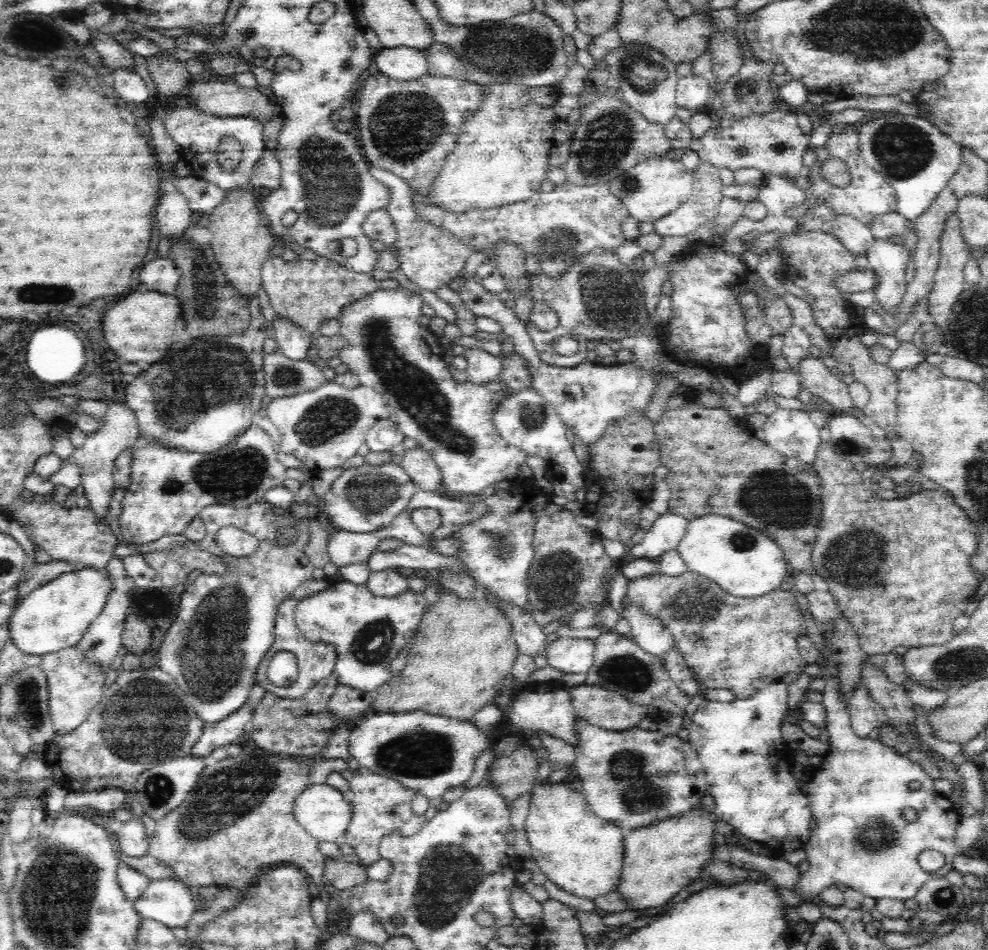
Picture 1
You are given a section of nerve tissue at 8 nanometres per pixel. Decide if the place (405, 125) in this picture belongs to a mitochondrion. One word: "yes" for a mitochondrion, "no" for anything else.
yes

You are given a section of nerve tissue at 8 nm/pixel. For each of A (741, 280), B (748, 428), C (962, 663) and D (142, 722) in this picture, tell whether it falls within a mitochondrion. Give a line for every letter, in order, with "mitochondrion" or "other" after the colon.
A: other
B: other
C: mitochondrion
D: mitochondrion

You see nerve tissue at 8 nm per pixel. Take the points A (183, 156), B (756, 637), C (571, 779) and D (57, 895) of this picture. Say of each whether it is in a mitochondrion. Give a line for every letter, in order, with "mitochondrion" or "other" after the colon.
A: other
B: other
C: other
D: mitochondrion

